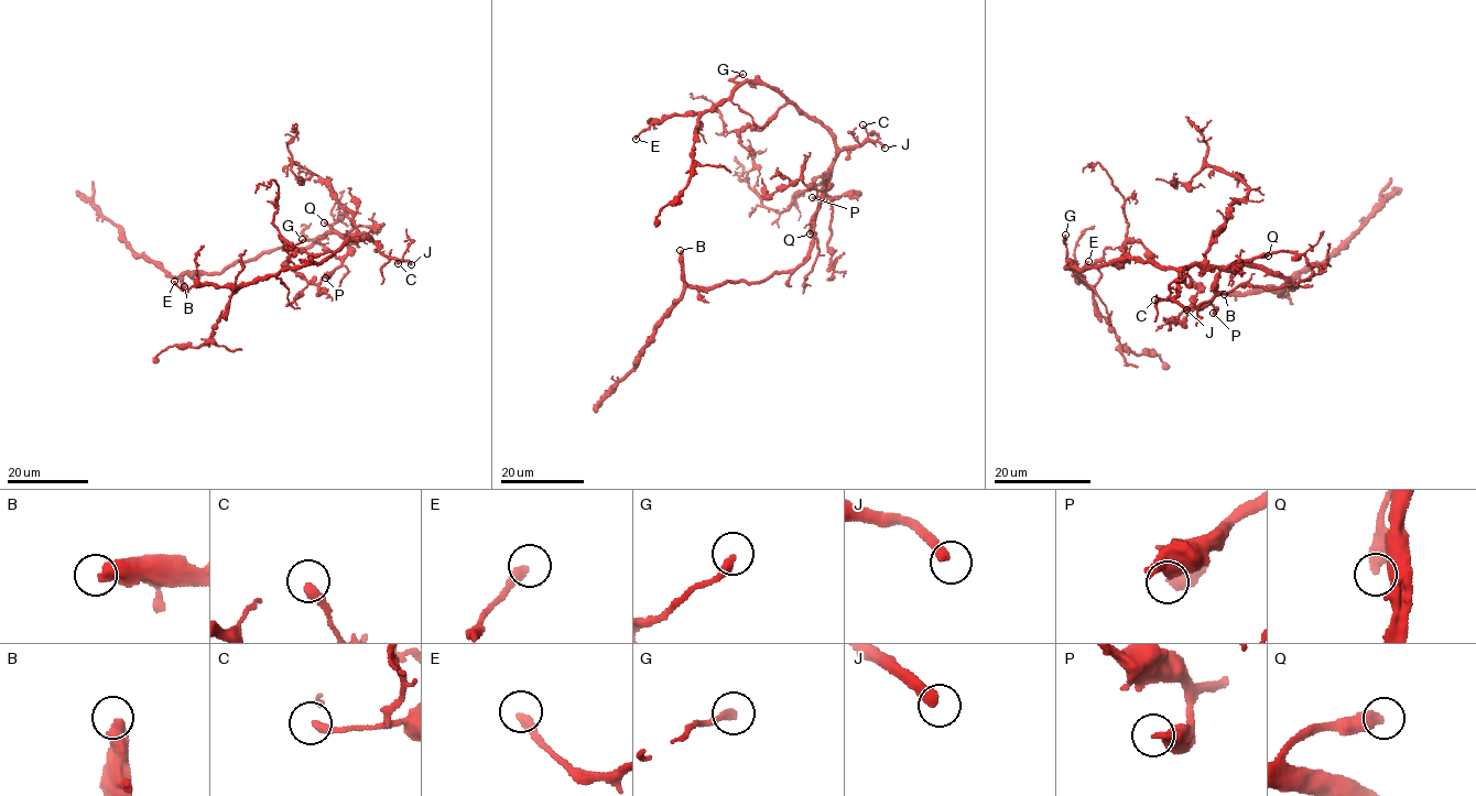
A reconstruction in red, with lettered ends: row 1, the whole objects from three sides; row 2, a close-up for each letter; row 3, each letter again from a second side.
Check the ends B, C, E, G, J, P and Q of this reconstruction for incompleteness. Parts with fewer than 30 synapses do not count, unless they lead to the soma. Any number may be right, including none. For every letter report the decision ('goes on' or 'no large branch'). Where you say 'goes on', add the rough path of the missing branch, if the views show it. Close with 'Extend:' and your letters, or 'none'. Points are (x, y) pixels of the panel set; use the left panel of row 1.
B: goes on
C: no large branch
E: no large branch
G: no large branch
J: goes on
P: no large branch
Q: no large branch
Extend: B, J

